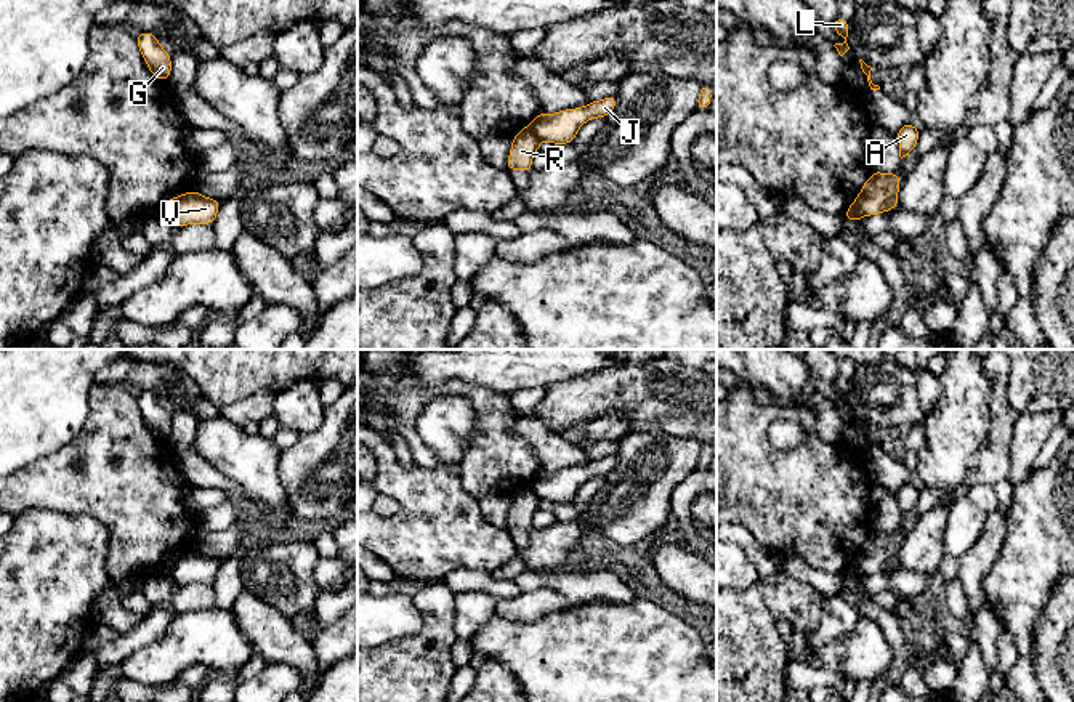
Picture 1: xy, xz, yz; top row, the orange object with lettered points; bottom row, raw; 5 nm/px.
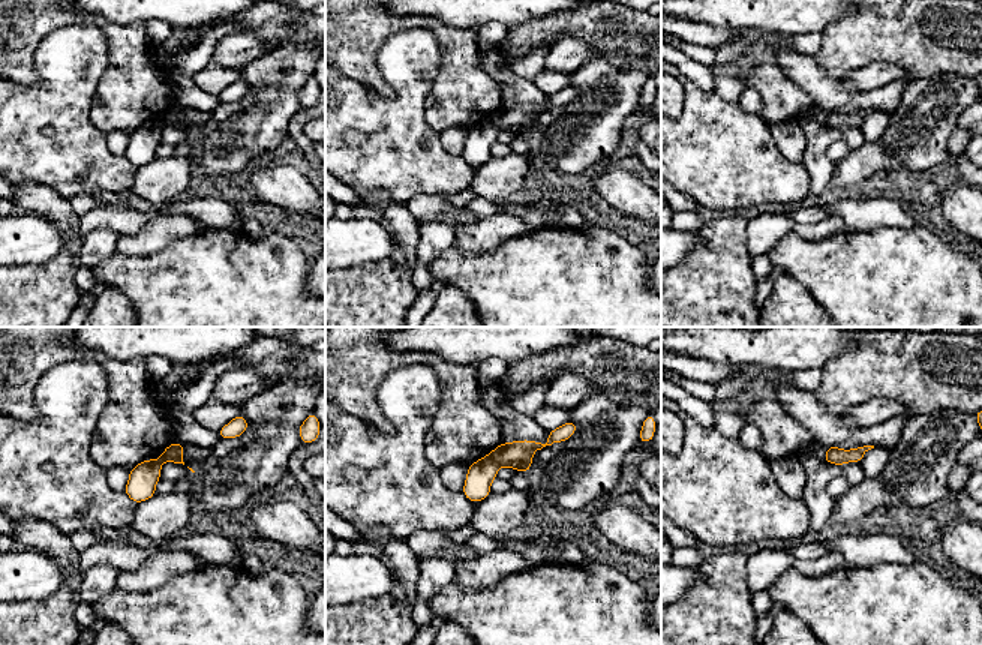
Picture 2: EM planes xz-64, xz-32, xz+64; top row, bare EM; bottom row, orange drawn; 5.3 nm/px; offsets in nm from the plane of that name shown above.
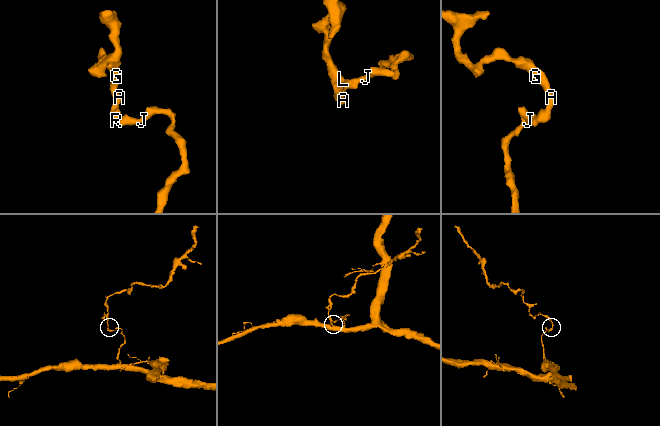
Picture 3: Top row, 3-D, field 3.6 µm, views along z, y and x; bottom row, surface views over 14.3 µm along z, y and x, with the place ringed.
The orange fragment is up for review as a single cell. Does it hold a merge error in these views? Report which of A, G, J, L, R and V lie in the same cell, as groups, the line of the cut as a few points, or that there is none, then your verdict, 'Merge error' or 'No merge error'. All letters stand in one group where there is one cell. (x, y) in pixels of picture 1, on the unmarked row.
Groups: A G L R / J V. Split along xy (178, 556), (169, 572). Merge error

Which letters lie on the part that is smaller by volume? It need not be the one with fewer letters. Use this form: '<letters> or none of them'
A, G, L, R

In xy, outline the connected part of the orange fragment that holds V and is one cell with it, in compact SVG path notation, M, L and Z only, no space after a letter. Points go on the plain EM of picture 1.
M199 550L183 551L170 571L176 587L188 583L213 583L220 571L220 559L205 556Z

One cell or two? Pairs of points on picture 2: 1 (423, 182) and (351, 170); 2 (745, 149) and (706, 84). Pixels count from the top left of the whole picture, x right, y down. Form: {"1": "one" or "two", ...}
{"1": "one", "2": "two"}

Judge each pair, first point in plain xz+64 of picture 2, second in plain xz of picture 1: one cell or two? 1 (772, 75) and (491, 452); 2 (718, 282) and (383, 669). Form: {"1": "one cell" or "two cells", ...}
{"1": "one cell", "2": "one cell"}

